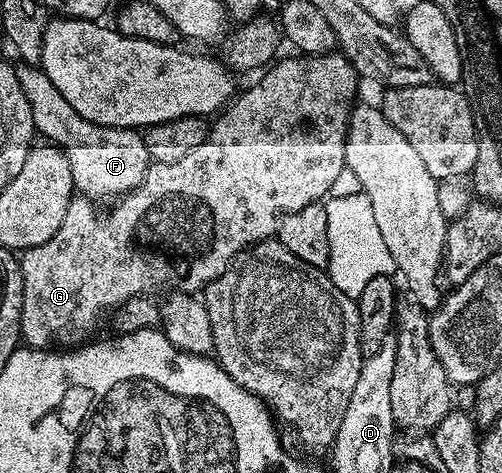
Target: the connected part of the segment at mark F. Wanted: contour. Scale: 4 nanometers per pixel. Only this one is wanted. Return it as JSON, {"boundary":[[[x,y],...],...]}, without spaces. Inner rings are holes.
{"boundary":[[[23,63],[18,66],[16,73],[32,111],[36,134],[50,144],[58,145],[69,159],[76,194],[96,203],[104,203],[132,193],[143,184],[147,168],[153,162],[145,147],[143,133],[138,128],[122,129],[87,122],[57,91],[41,68]]]}

